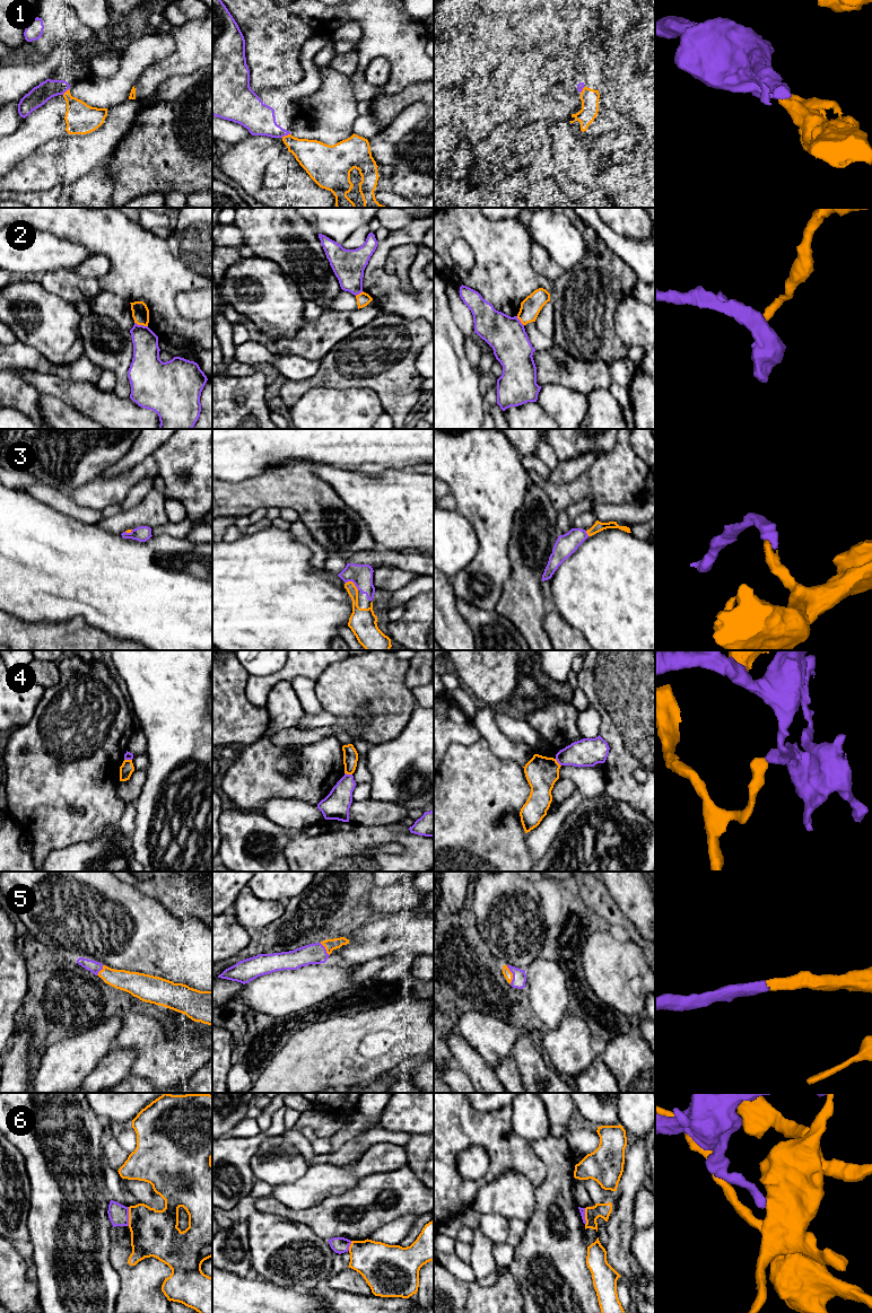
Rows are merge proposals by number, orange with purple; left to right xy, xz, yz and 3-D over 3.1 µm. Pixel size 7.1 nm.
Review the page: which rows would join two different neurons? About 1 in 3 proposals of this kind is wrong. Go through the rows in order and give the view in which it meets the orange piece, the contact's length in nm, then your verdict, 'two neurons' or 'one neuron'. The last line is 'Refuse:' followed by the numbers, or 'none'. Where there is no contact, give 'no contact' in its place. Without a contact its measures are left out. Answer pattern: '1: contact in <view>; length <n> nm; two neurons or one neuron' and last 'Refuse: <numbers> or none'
1: contact in xz; length 70 nm; two neurons
2: contact in xy; length 100 nm; two neurons
3: contact in xz; length 110 nm; one neuron
4: contact in xz; length 60 nm; two neurons
5: contact in yz; length 140 nm; one neuron
6: contact in xy; length 140 nm; two neurons
Refuse: 1, 2, 4, 6

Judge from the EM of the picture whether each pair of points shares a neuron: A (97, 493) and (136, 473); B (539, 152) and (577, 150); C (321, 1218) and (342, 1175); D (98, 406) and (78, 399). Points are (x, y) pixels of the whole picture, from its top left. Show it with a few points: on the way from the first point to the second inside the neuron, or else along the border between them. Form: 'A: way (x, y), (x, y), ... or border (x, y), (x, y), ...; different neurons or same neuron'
A: way (106, 491), (113, 491), (127, 480); same neuron
B: border (548, 125), (550, 158), (566, 174); different neurons
C: border (357, 1181), (352, 1188), (310, 1206); different neurons
D: way (94, 402), (83, 399); same neuron

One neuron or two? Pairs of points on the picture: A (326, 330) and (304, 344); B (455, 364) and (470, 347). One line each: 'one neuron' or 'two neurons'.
A: one neuron
B: two neurons

